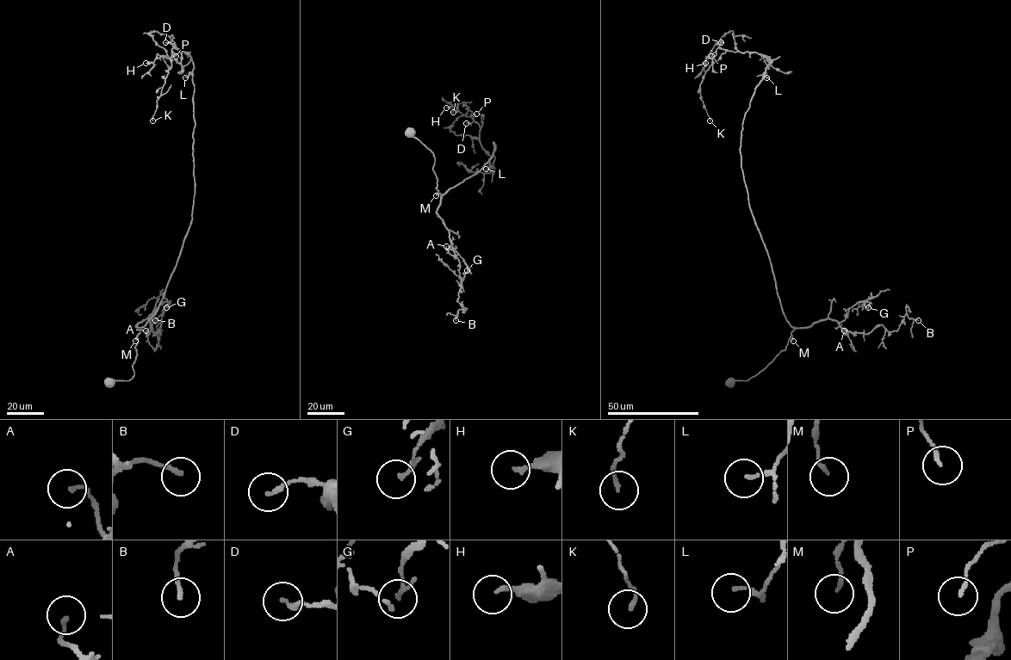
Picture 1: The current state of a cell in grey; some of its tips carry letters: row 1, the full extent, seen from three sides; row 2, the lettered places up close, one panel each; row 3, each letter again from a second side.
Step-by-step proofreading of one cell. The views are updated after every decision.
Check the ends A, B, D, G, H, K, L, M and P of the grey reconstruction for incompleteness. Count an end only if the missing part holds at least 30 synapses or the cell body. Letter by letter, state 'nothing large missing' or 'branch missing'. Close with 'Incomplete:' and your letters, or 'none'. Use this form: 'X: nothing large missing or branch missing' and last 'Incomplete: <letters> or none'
A: nothing large missing
B: nothing large missing
D: nothing large missing
G: nothing large missing
H: nothing large missing
K: nothing large missing
L: nothing large missing
M: nothing large missing
P: nothing large missing
Incomplete: none

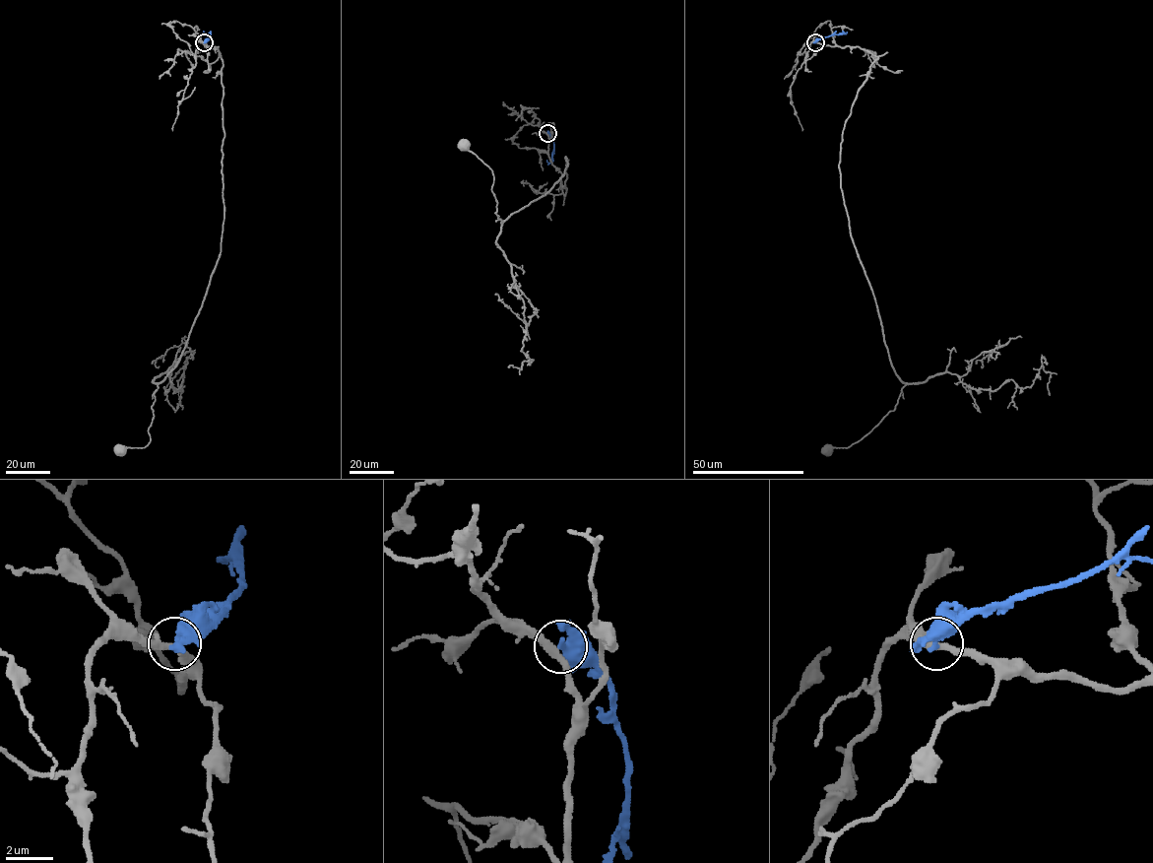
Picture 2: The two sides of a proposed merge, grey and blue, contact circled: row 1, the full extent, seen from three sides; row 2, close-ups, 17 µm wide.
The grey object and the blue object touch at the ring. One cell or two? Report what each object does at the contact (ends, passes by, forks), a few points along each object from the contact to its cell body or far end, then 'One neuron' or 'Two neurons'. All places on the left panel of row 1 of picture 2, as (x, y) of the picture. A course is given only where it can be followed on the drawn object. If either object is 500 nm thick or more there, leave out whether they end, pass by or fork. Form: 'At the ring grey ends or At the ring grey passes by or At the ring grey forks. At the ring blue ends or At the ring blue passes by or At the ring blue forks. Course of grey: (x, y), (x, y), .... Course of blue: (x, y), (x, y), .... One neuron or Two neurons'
At the ring grey passes by. At the ring blue passes by. Course of grey: (204, 42), (218, 46), (223, 66), (221, 251), (177, 365), (154, 394), (150, 441), (144, 447), (117, 449). Course of blue: (204, 42), (210, 34), (203, 31). Two neurons

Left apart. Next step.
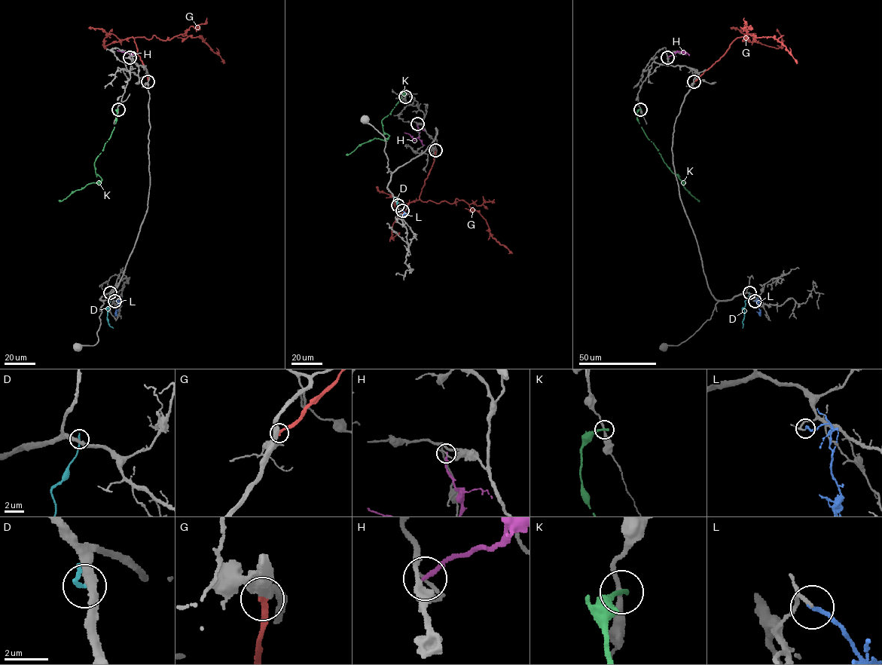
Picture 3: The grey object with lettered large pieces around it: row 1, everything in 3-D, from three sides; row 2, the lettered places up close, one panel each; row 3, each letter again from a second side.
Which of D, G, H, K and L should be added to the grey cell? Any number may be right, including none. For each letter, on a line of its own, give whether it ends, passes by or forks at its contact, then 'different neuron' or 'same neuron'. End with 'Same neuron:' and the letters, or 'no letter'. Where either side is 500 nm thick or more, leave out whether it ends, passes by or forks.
D: it ends | different neuron
G: it ends | different neuron
H: it ends | different neuron
K: it ends | different neuron
L: it ends | same neuron
Same neuron: L

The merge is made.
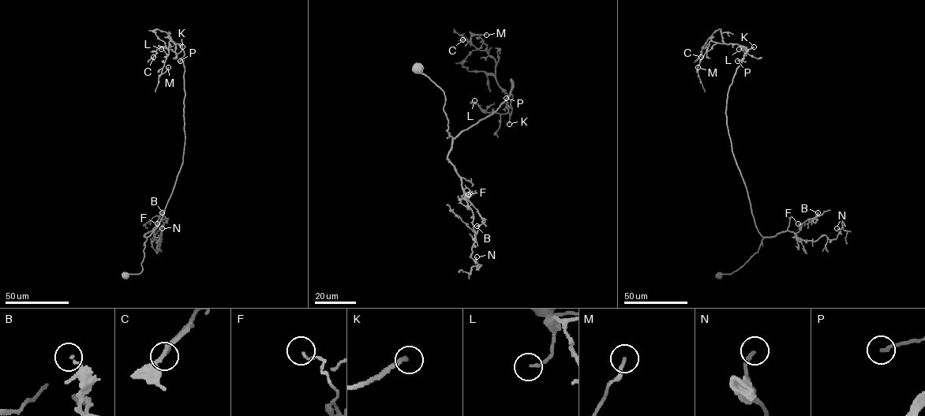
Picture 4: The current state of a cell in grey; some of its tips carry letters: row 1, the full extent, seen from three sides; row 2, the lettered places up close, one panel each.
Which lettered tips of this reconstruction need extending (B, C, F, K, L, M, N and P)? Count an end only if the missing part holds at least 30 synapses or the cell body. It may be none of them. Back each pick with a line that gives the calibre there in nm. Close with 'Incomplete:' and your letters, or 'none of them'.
K: calibre 200 nm
Incomplete: K

